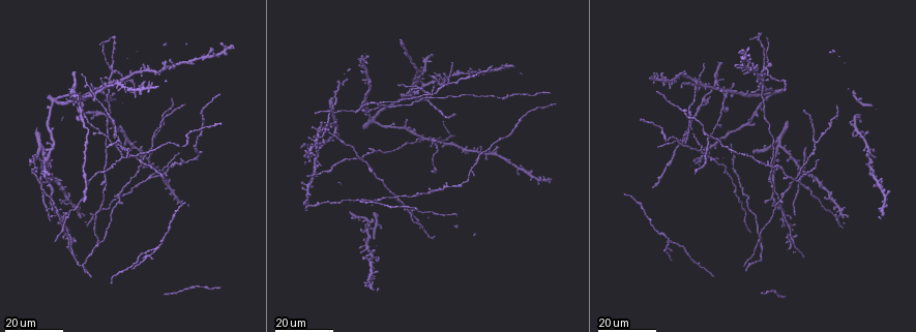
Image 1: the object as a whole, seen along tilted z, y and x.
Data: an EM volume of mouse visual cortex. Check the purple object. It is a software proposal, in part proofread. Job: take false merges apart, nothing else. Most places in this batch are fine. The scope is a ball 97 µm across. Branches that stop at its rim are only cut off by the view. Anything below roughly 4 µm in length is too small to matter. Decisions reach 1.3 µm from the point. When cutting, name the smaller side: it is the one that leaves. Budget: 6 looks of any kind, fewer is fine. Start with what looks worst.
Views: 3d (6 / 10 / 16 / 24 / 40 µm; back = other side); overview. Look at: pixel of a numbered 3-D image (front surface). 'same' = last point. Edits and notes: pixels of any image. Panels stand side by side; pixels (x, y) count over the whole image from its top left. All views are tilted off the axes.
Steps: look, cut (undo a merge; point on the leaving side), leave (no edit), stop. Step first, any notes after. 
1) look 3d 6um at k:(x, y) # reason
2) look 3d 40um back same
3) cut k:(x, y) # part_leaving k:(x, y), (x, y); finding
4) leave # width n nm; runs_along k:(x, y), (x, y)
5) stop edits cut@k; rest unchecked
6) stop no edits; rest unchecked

look 3d 24um at 1:(114, 130) # two arms in line, one across

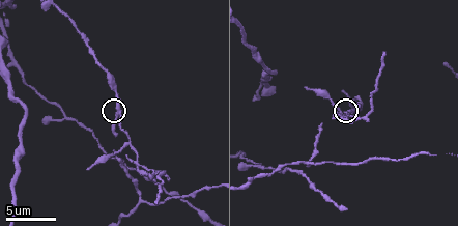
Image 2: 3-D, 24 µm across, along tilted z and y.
look 3d 6um at 2:(118, 110)

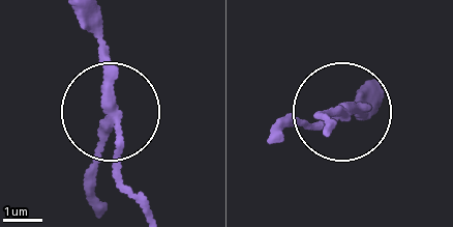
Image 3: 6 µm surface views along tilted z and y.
cut 3:(121, 176) # width 200 nm; part_leaving 3:(114, 117), (118, 174), (136, 204); two neurons meet here

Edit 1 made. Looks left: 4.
look 3d 24um at 1:(94, 98)

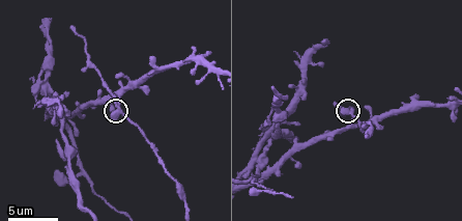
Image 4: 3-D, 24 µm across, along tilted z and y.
look 3d 10um at 4:(118, 102)

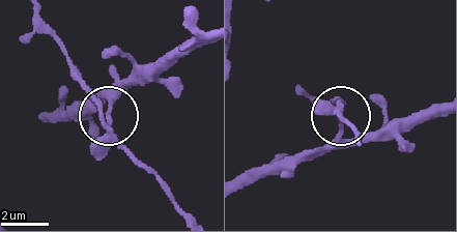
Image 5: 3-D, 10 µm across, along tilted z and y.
leave # width 210 nm; runs_along 5:(186, 213), (165, 183), (125, 147), (69, 70); continuous, no second neuron

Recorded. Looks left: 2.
look 3d 16um at 1:(111, 80) # four arms meet

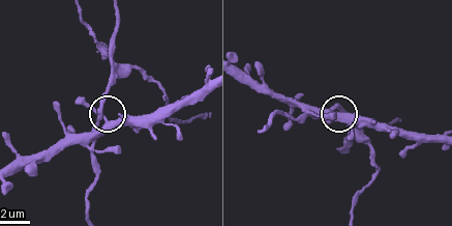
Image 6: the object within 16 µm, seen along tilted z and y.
look 3d 6um at 6:(331, 106) # zoom in

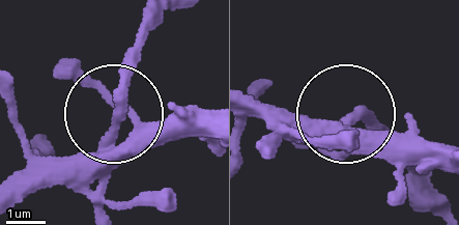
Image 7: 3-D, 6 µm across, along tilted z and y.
leave # runs_along 7:(24, 201), (105, 136), (141, 16); all the same neuron

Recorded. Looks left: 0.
stop edits cut@3; rest unchecked

